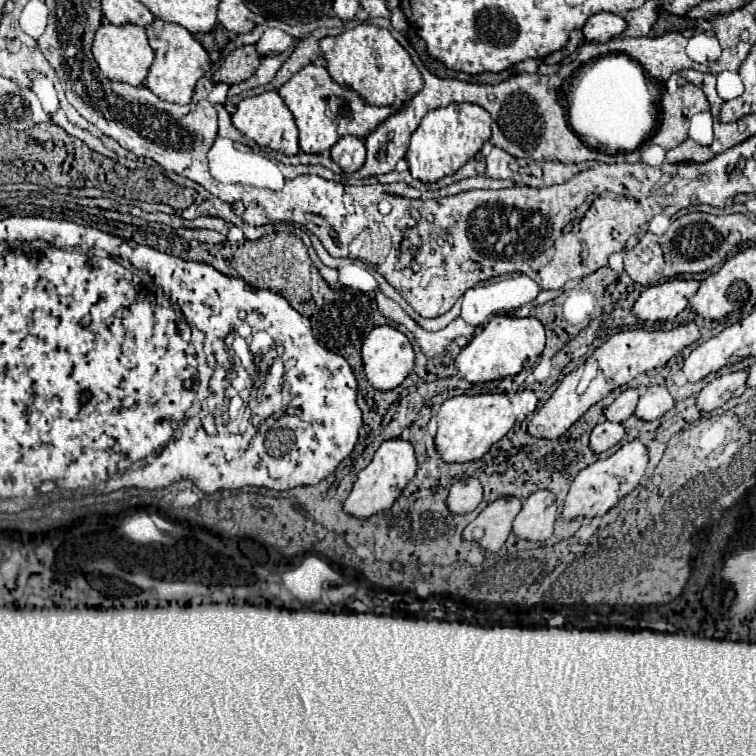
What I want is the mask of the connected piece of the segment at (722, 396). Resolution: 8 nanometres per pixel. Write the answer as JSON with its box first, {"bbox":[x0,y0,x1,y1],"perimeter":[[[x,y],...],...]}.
{"bbox":[697,370,747,412],"perimeter":[[[747,370],[721,374],[699,392],[697,408],[703,412],[711,412],[723,406],[729,398],[741,396],[745,390],[747,390]]]}

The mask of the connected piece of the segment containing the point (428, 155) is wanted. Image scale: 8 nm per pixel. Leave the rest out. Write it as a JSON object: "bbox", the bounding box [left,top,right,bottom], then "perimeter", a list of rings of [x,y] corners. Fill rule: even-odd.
{"bbox":[407,104,491,182],"perimeter":[[[449,104],[425,114],[419,128],[413,132],[407,156],[409,172],[421,182],[437,182],[443,176],[457,172],[471,160],[491,136],[491,116],[477,104]]]}

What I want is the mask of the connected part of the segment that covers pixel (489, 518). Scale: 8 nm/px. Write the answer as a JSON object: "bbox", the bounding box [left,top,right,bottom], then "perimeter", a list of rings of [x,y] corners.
{"bbox":[463,496,521,552],"perimeter":[[[501,496],[497,498],[493,504],[489,504],[463,532],[463,536],[467,540],[471,540],[471,532],[475,528],[483,528],[483,538],[479,540],[479,544],[489,550],[489,552],[497,552],[507,536],[513,530],[513,520],[521,510],[521,500],[515,496]]]}

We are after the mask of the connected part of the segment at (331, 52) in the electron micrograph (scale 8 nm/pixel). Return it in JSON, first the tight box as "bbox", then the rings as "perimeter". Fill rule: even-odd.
{"bbox":[319,24,423,108],"perimeter":[[[359,24],[339,36],[321,38],[319,48],[327,60],[329,76],[337,84],[355,90],[369,106],[399,108],[423,88],[421,72],[415,68],[407,50],[391,36],[389,30],[377,28],[373,24]]]}

